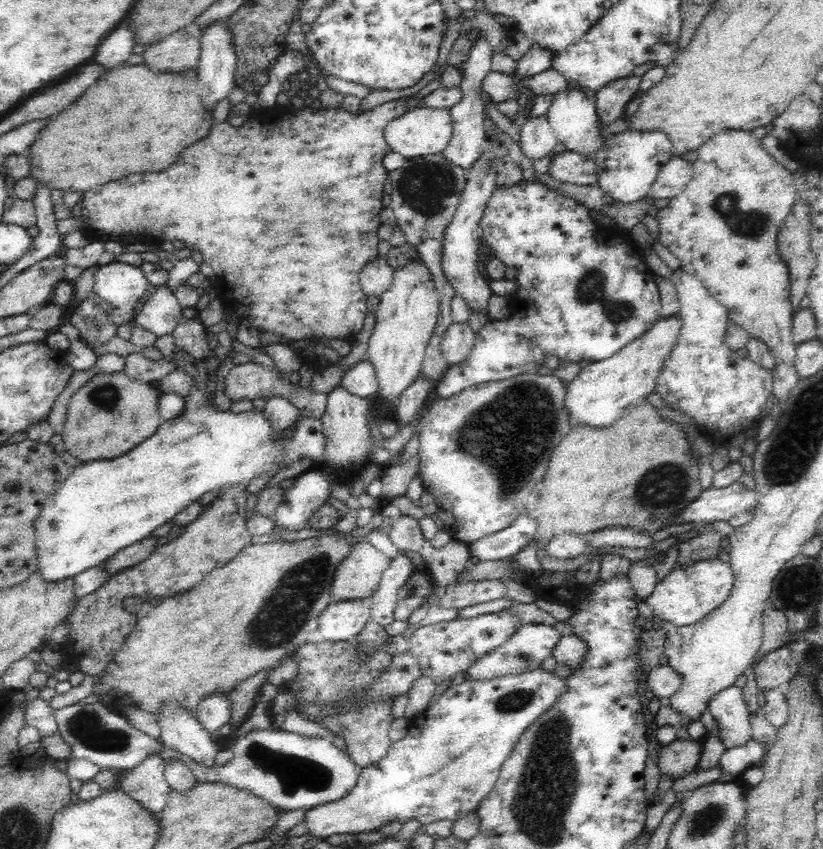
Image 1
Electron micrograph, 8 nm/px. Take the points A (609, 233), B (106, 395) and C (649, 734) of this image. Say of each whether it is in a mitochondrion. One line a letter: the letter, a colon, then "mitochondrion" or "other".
A: other
B: mitochondrion
C: other

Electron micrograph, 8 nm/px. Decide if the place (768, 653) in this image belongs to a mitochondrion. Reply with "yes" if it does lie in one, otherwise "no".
no

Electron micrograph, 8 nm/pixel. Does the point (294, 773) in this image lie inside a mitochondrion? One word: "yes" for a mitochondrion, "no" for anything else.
yes

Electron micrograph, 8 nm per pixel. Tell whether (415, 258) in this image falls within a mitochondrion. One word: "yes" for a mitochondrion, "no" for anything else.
no

